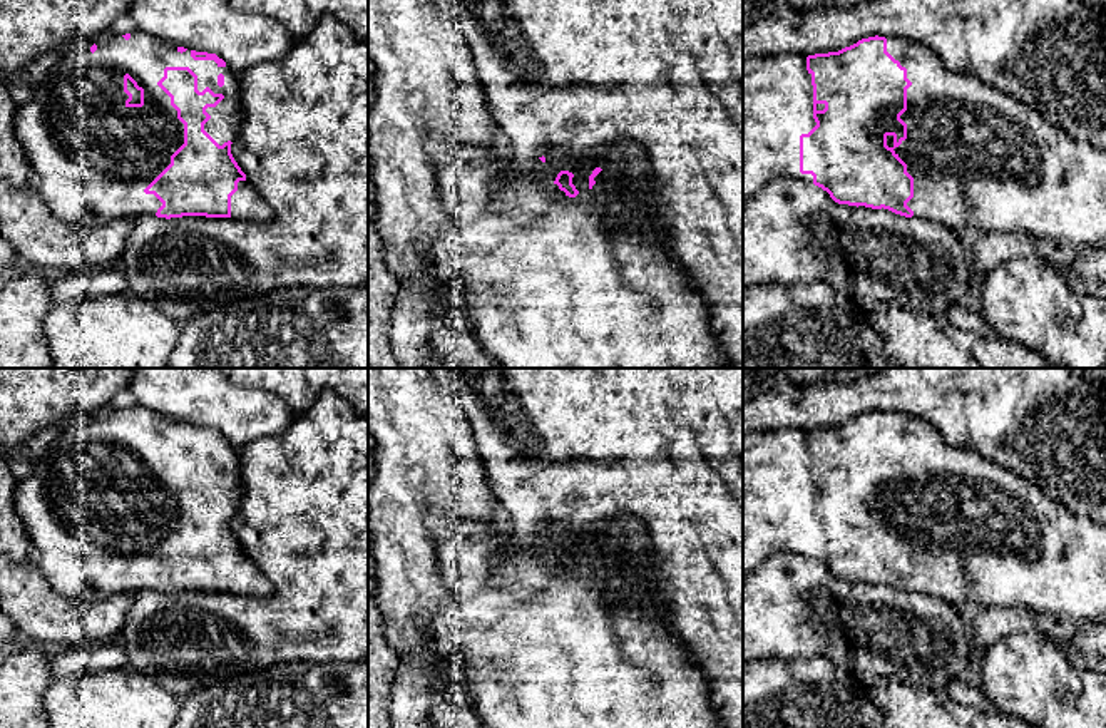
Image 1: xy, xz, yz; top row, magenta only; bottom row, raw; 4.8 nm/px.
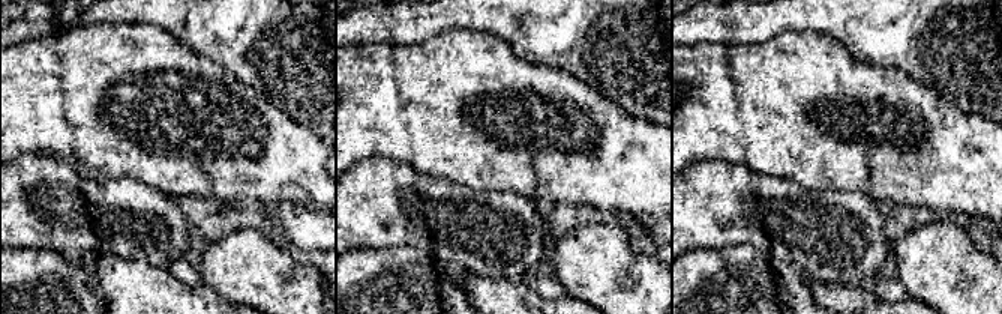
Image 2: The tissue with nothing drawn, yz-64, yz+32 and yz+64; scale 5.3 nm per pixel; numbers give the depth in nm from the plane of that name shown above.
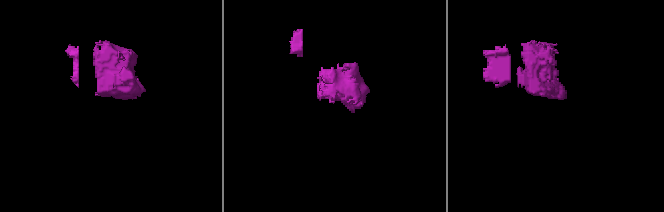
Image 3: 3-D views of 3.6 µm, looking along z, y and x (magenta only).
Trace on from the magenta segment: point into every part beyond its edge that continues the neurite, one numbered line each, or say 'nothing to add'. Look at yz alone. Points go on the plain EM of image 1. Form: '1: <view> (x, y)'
1: yz (777, 466)
2: yz (977, 531)

